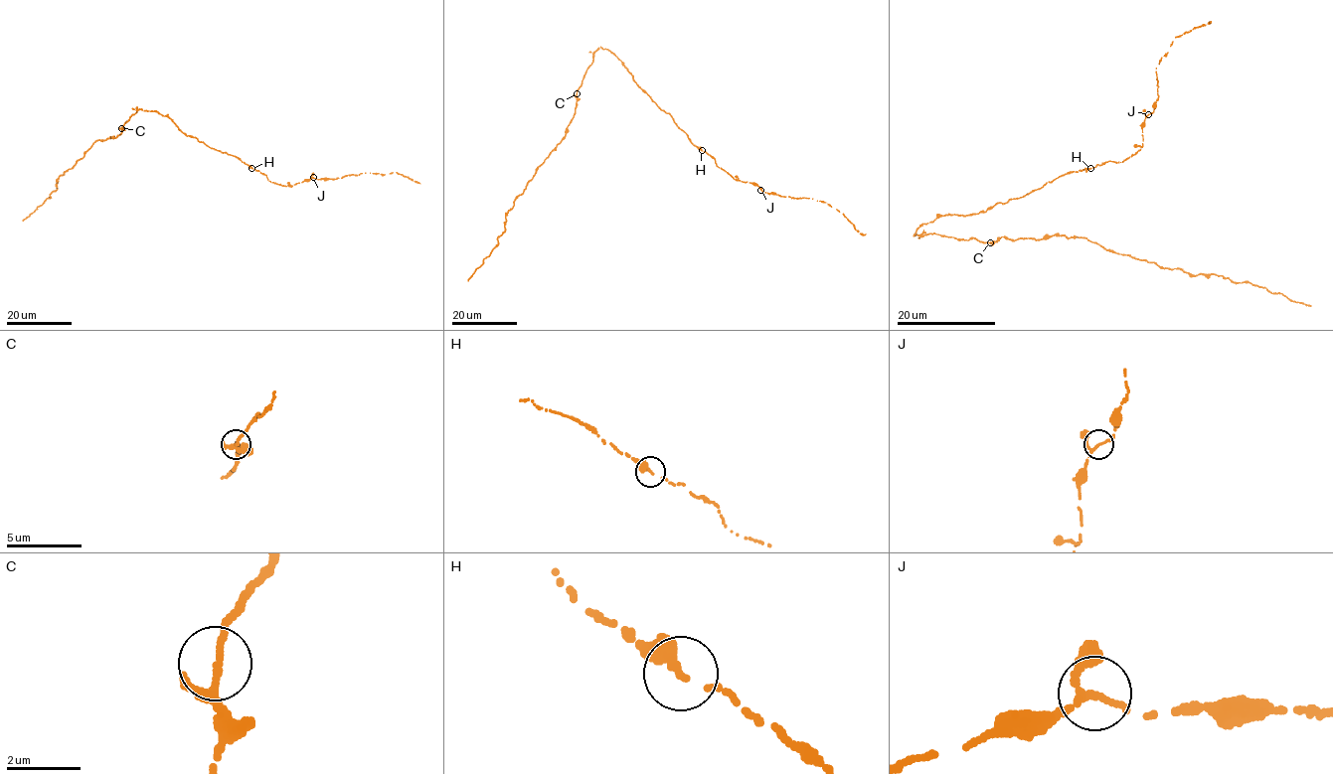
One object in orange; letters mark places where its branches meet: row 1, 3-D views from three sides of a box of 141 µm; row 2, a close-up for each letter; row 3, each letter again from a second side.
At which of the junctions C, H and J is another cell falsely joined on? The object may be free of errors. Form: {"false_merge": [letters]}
{"false_merge": []}

